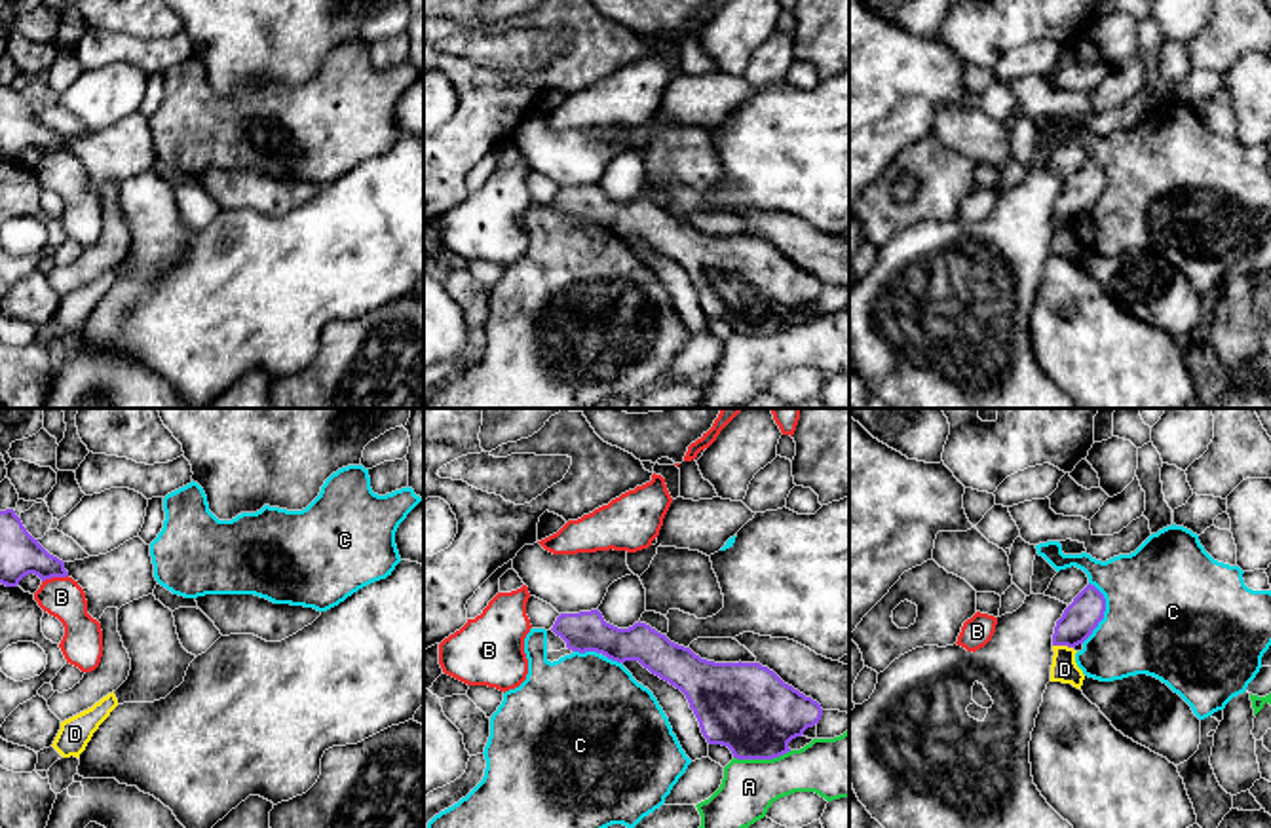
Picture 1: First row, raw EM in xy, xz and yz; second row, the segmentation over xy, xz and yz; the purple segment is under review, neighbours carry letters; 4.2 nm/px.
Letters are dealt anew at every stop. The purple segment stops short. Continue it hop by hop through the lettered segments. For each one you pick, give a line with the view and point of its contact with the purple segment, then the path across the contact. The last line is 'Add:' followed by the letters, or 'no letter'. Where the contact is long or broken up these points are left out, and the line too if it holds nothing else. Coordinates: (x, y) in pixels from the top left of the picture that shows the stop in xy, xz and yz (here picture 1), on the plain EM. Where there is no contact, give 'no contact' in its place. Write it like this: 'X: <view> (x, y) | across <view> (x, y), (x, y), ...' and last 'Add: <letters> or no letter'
Add: no letter

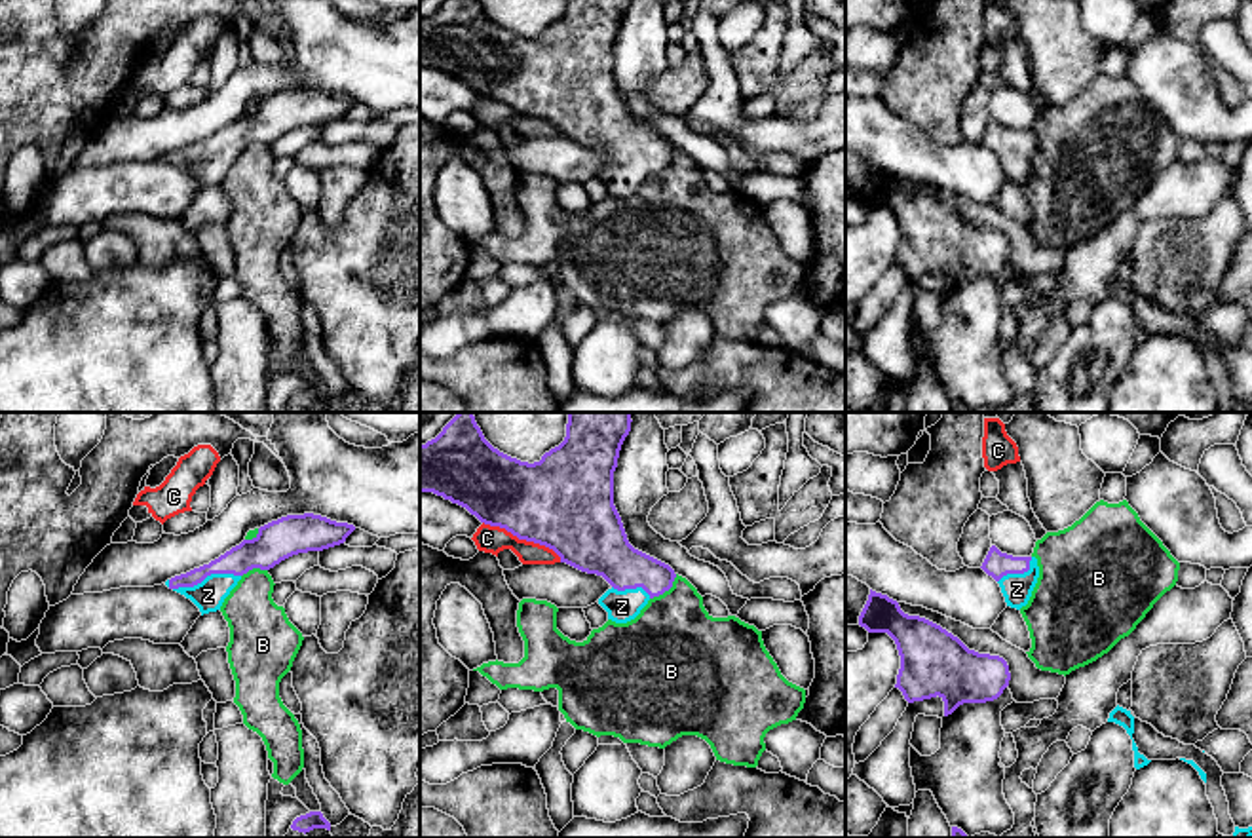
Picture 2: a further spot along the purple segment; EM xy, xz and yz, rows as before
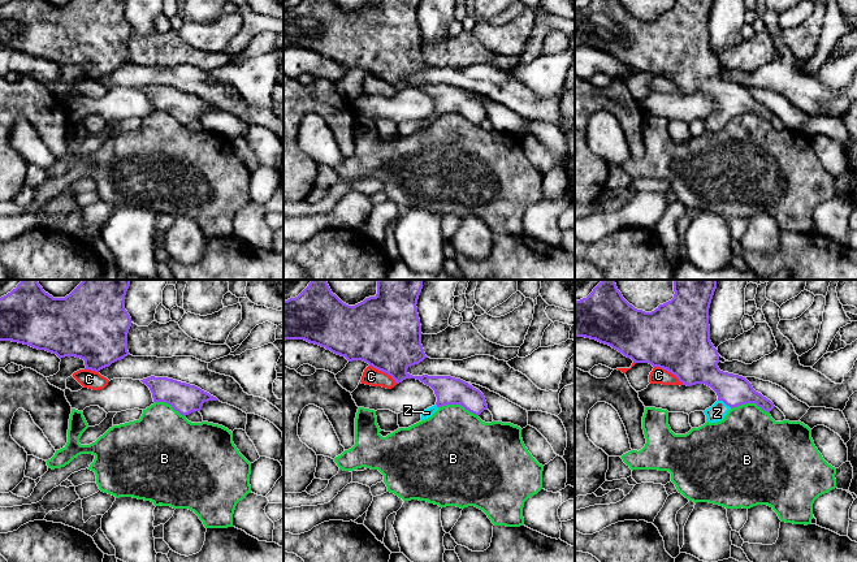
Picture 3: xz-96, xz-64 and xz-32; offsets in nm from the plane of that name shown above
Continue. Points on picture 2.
Z: xy (206, 151) | across xy (259, 126), (206, 151), (208, 170)
Add: Z

